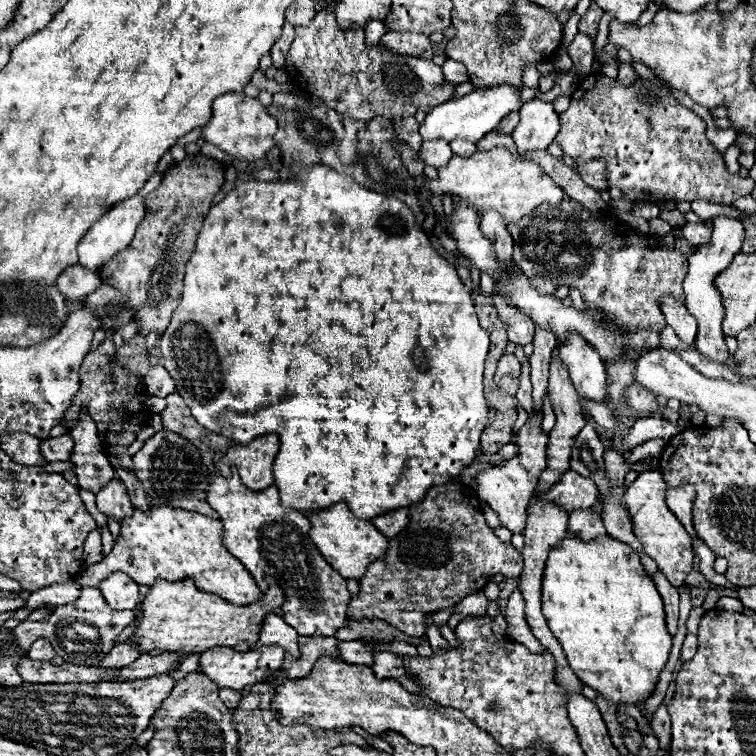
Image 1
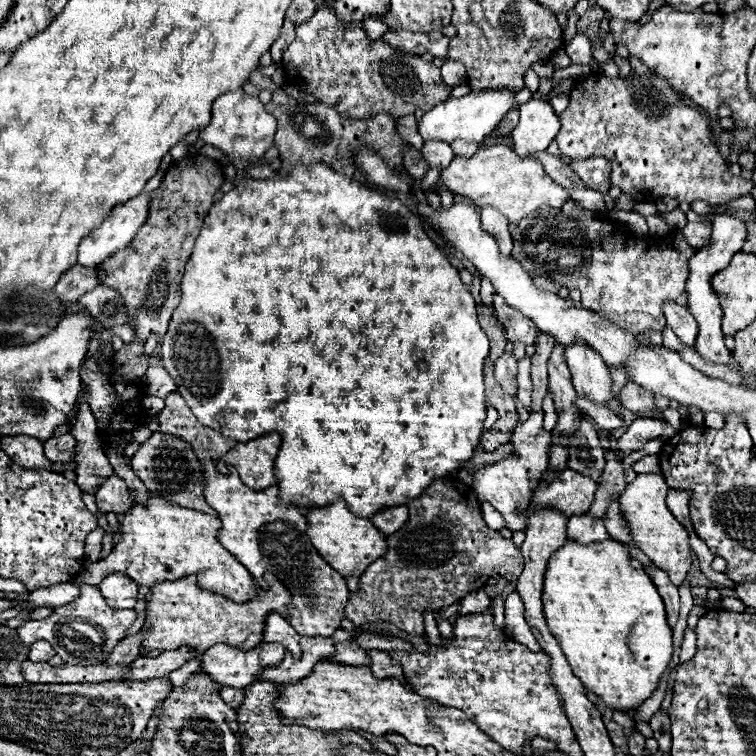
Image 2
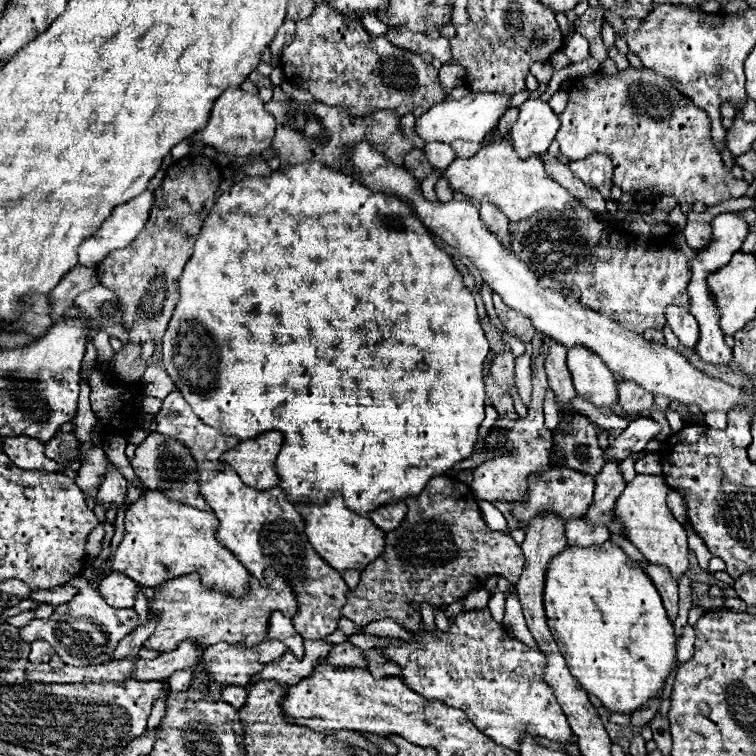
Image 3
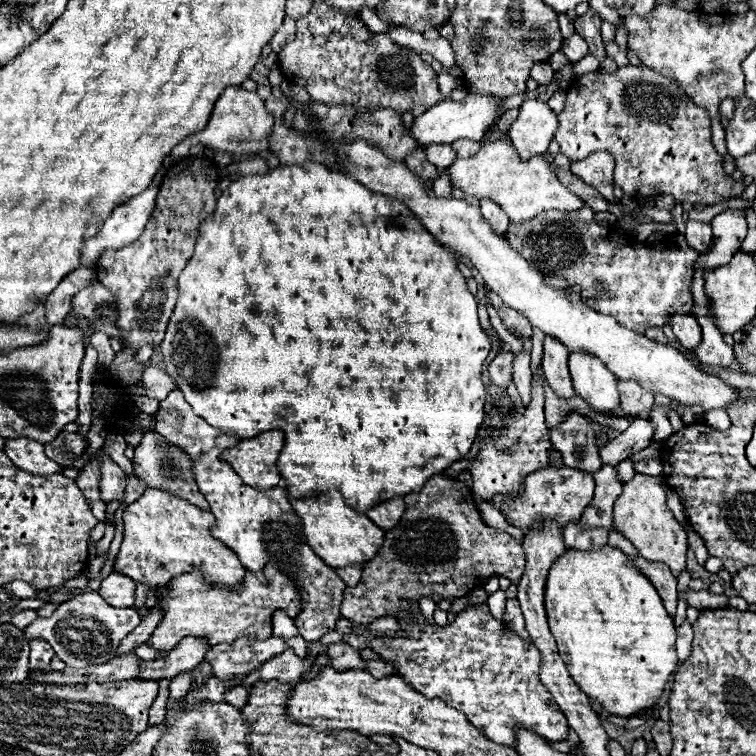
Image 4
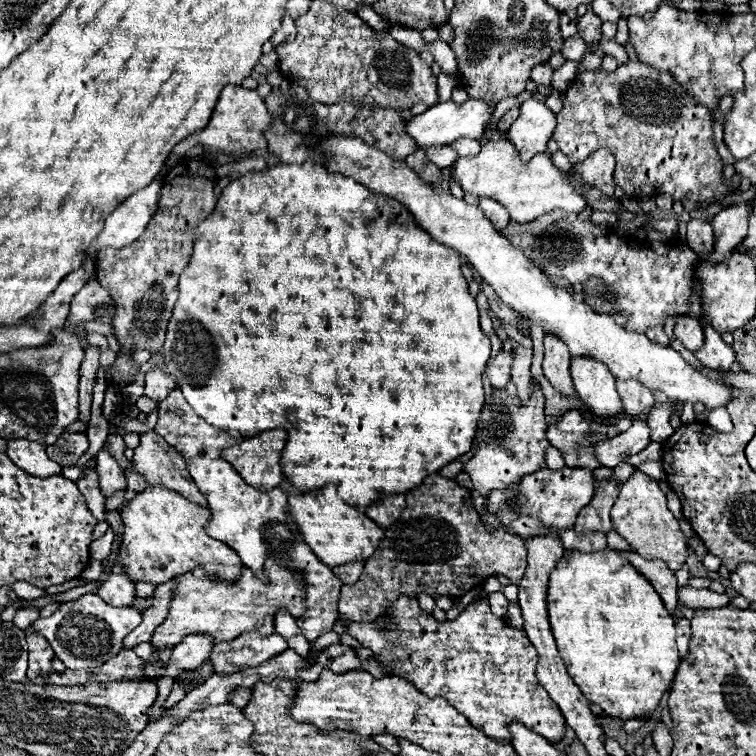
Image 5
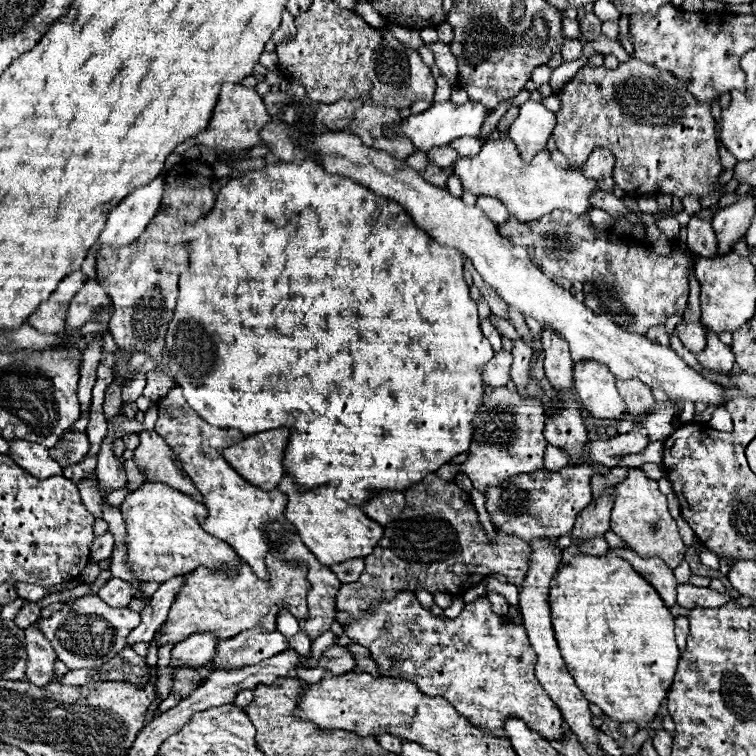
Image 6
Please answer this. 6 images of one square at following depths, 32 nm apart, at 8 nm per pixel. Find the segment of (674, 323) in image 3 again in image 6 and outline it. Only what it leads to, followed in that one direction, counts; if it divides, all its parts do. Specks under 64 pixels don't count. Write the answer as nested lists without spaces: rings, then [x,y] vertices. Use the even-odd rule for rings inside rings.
[[[680,322],[676,326],[678,338],[682,340],[684,348],[688,348],[692,354],[700,354],[706,348],[706,328],[700,322]]]

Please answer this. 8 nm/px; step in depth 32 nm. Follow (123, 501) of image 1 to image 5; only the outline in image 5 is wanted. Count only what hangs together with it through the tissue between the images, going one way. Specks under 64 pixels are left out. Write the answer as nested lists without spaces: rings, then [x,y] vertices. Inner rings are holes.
[[[104,446],[98,456],[96,456],[96,472],[100,478],[100,490],[102,494],[108,498],[118,490],[126,488],[126,476],[124,476],[124,468],[110,456],[108,446]]]

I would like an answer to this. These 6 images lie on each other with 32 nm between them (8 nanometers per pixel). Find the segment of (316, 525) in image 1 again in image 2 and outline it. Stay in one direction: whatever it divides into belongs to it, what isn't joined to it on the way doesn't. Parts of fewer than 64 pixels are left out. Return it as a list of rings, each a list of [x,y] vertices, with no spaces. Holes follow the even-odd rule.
[[[336,500],[332,504],[326,504],[322,508],[298,508],[306,520],[308,520],[308,538],[318,550],[318,554],[342,576],[350,574],[362,574],[368,564],[372,564],[376,558],[384,556],[386,552],[386,536],[372,524],[368,518],[358,518],[352,514],[344,500]]]

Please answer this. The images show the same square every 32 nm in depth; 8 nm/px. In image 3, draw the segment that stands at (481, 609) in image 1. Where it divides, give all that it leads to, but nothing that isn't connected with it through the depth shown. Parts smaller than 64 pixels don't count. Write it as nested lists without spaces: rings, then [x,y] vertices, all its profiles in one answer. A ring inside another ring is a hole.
[[[478,588],[476,592],[468,594],[464,600],[464,610],[474,610],[474,608],[484,608],[490,600],[490,594],[484,588]]]

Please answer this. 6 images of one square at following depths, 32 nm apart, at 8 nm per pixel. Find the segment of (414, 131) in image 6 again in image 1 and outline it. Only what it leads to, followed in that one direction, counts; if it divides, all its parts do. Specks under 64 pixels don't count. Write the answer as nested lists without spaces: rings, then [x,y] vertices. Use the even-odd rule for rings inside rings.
[[[502,84],[498,88],[480,88],[480,90],[466,94],[464,98],[452,98],[448,102],[436,106],[434,110],[430,110],[424,118],[424,122],[420,124],[420,136],[424,140],[452,142],[456,138],[464,138],[468,142],[478,142],[488,132],[492,132],[508,112],[516,112],[516,110],[520,110],[520,106],[522,106],[520,90],[516,90],[514,86]]]

